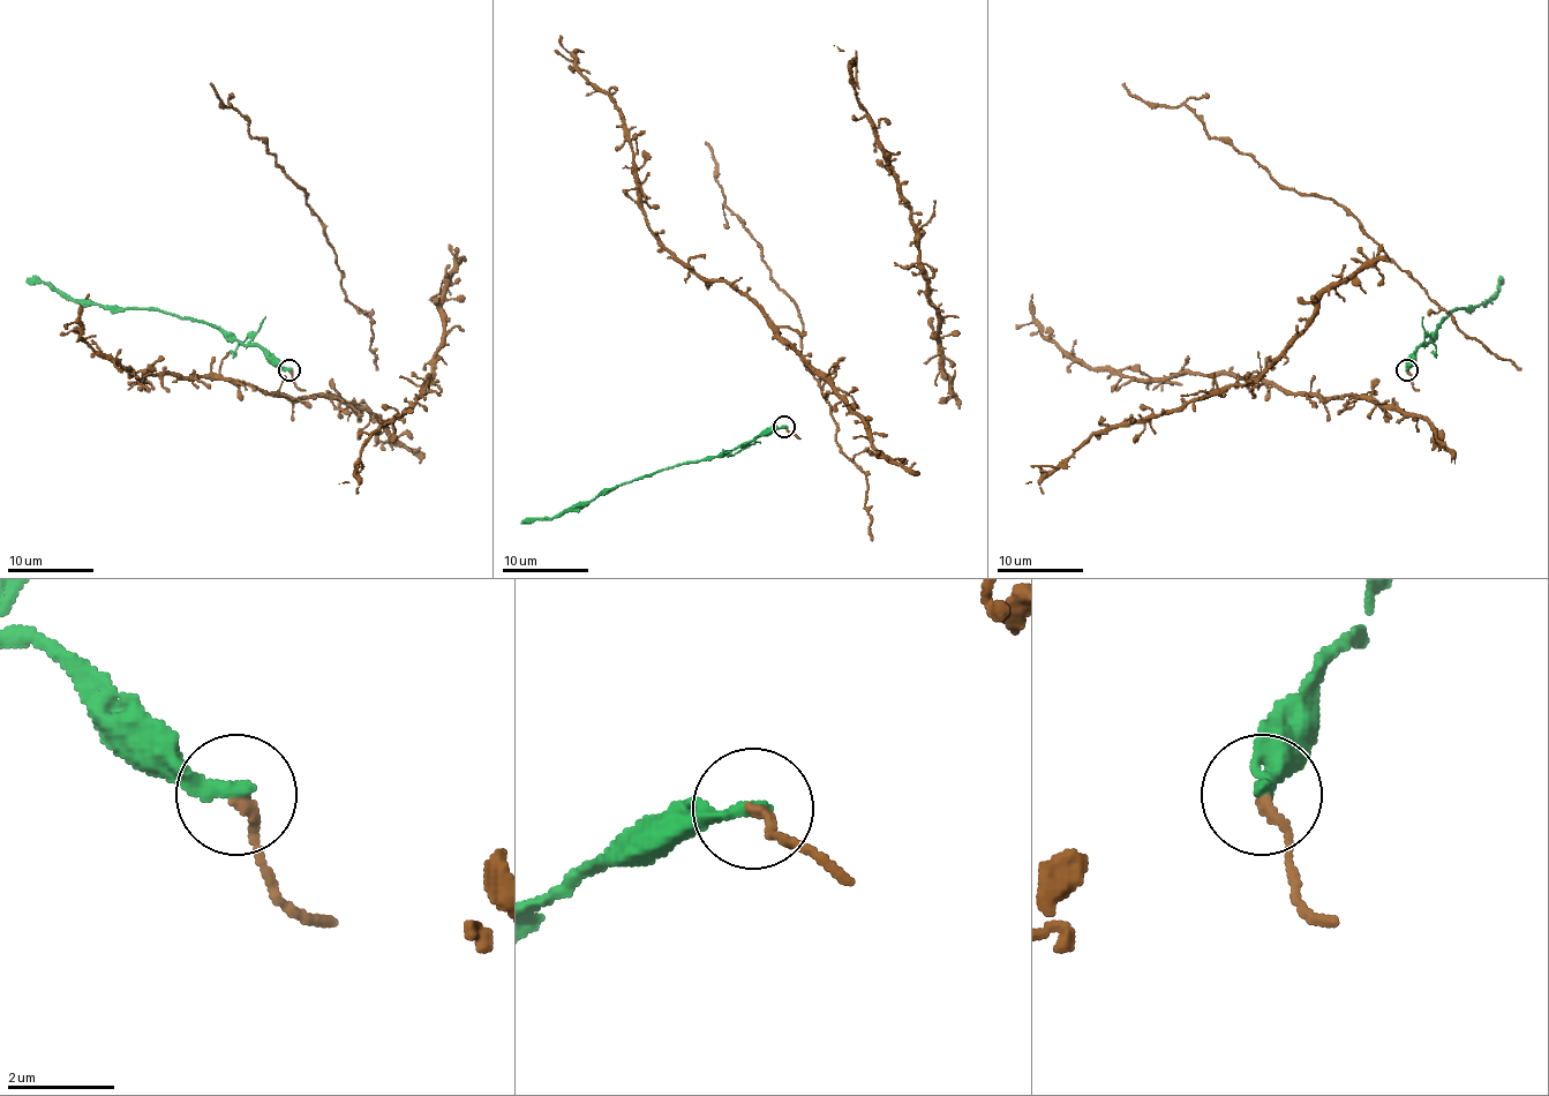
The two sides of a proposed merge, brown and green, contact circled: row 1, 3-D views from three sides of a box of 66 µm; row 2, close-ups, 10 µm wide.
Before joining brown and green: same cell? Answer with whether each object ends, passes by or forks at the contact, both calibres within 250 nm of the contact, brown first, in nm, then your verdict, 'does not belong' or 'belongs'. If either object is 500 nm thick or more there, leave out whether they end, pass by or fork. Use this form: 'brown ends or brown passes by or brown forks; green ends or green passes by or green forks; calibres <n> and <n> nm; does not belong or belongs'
brown ends; green ends; calibres 190 and 280 nm; does not belong

